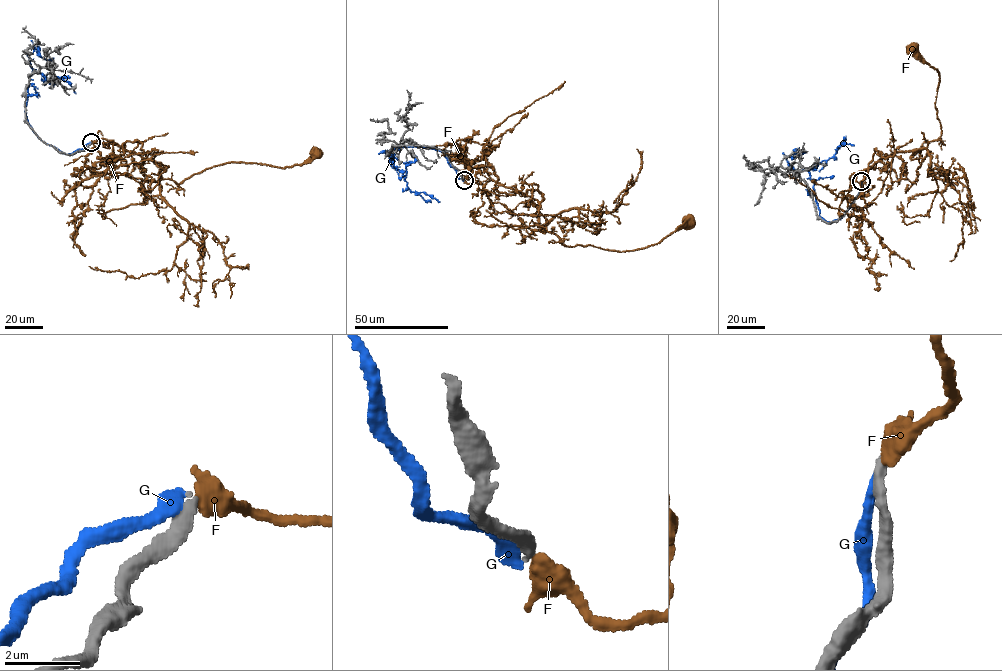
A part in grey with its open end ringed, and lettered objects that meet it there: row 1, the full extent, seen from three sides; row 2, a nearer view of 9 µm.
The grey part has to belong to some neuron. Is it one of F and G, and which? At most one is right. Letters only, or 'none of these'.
none of these

